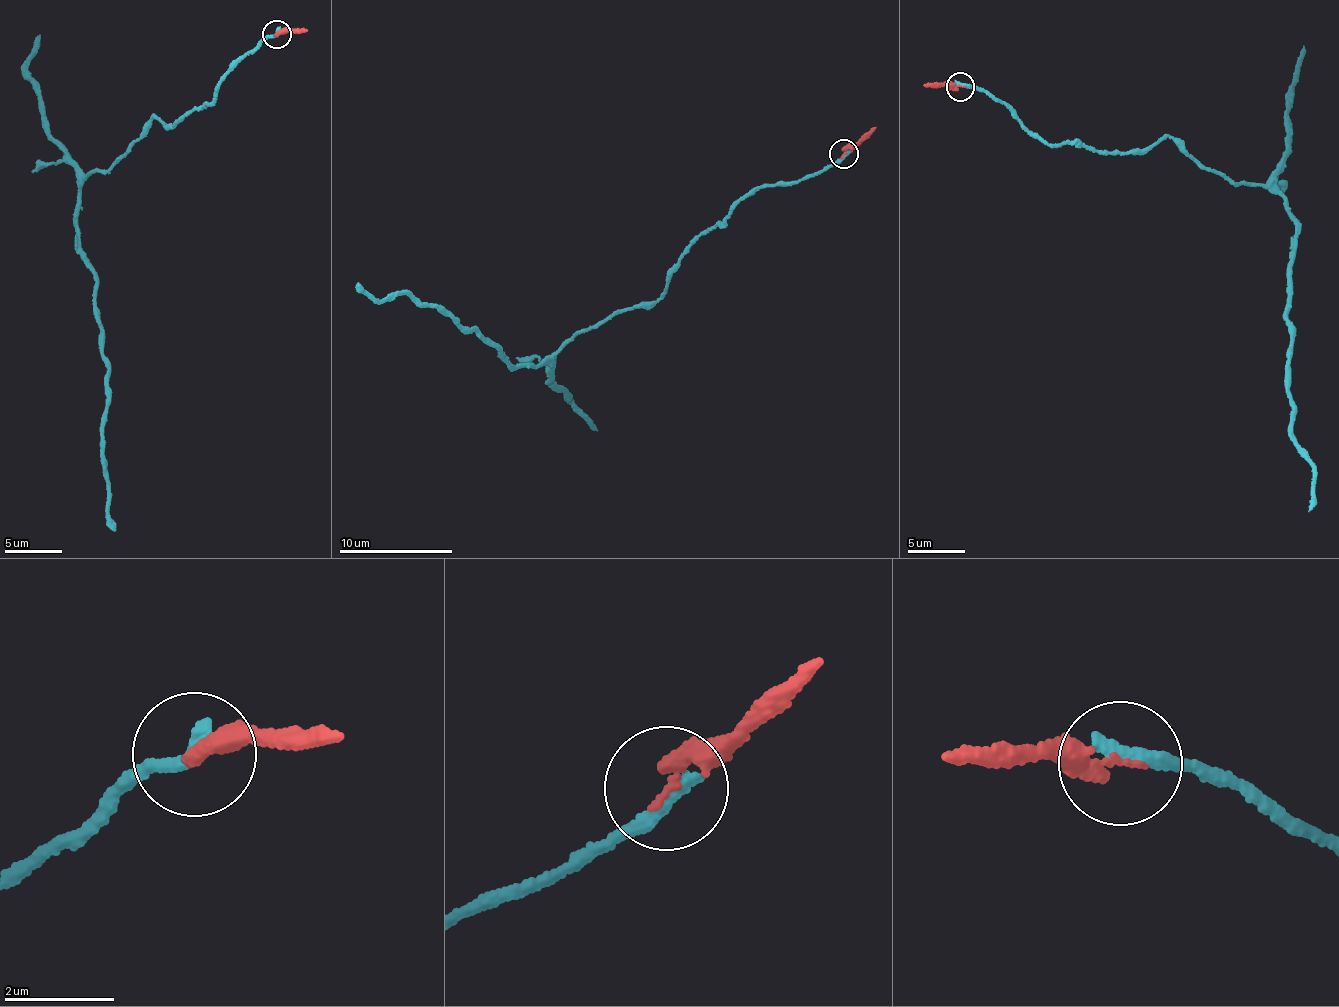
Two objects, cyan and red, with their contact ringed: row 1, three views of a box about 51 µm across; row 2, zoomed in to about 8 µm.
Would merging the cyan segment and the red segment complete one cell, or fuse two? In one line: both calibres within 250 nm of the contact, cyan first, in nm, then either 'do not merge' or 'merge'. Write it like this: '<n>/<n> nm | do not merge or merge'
320/280 nm | merge

